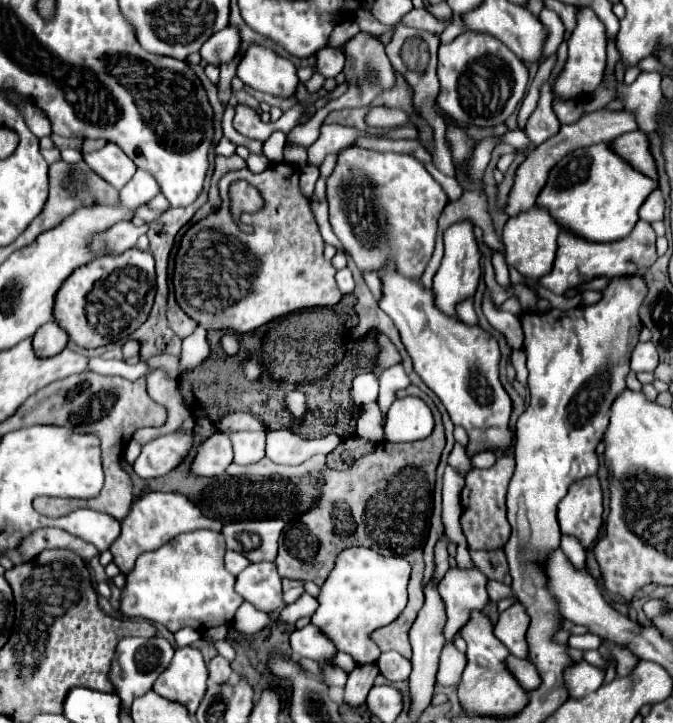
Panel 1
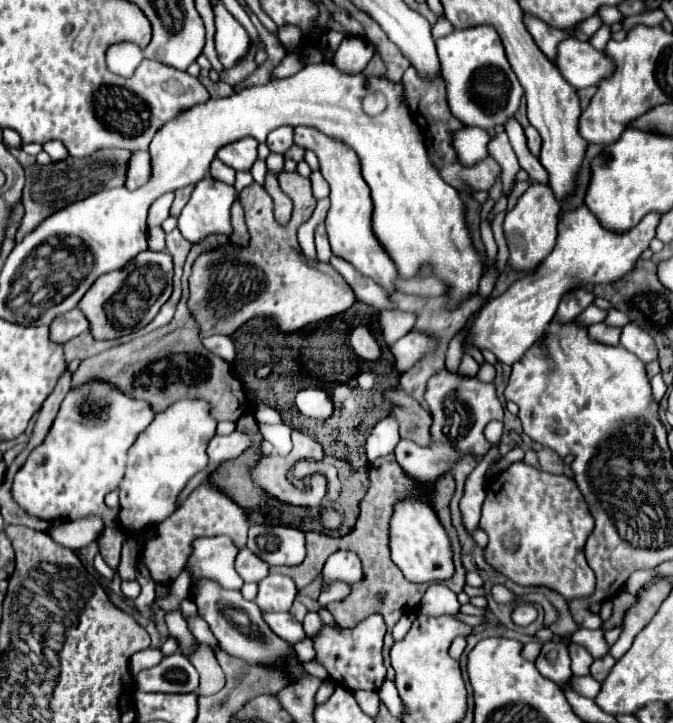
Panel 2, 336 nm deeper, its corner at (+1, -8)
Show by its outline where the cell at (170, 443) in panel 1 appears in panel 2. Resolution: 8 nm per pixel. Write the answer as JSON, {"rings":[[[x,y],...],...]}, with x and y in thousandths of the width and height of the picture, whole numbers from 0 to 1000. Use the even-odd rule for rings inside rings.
{"rings":[[[264,553],[244,570],[232,573],[226,586],[202,606],[190,625],[187,658],[178,680],[178,722],[181,730],[214,730],[217,725],[241,722],[262,705],[262,686],[279,664],[300,653],[309,642],[306,617],[321,598],[321,581],[309,573],[309,559],[297,553]]]}

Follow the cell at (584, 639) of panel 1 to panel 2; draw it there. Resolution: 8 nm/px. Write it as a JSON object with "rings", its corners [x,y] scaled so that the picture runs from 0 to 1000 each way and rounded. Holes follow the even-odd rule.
{"rings":[[[900,905],[900,907],[895,907],[895,910],[889,910],[889,913],[883,913],[880,916],[880,921],[877,921],[877,932],[880,932],[880,938],[886,938],[889,943],[895,943],[897,941],[897,935],[906,929],[906,924],[912,921],[912,910],[909,910],[909,905]]]}

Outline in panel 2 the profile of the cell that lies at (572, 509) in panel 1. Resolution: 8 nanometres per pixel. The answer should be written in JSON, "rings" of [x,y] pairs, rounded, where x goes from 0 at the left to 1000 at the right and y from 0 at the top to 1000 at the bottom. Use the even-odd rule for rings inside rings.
{"rings":[[[773,636],[761,639],[749,653],[725,661],[722,680],[725,683],[716,697],[713,730],[725,739],[725,758],[719,772],[731,786],[773,811],[808,811],[829,819],[841,830],[871,827],[883,819],[883,791],[868,772],[868,752],[883,730],[883,716],[877,714],[871,692],[850,661],[805,653],[802,647]]]}

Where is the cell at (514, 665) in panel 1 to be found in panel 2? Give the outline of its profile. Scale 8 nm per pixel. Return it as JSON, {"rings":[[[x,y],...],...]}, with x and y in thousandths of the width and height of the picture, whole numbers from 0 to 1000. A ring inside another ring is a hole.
{"rings":[[[850,935],[844,949],[871,965],[886,965],[892,957],[892,943],[886,943],[880,935]]]}

